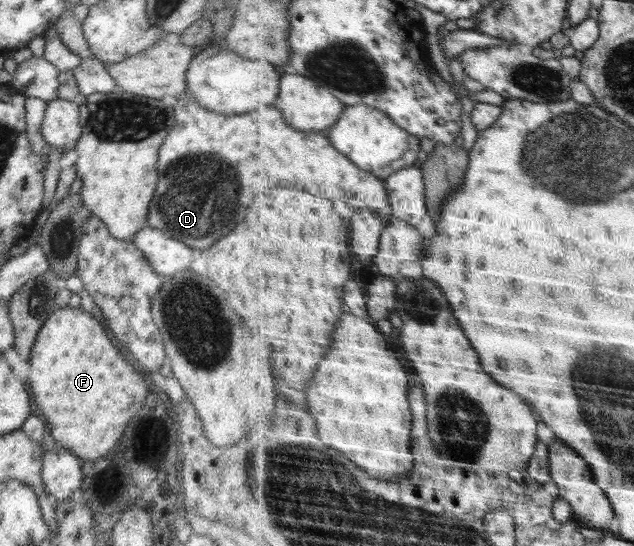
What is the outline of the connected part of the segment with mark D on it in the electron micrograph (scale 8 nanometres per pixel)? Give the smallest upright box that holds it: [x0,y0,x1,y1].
[147,92,393,248]

